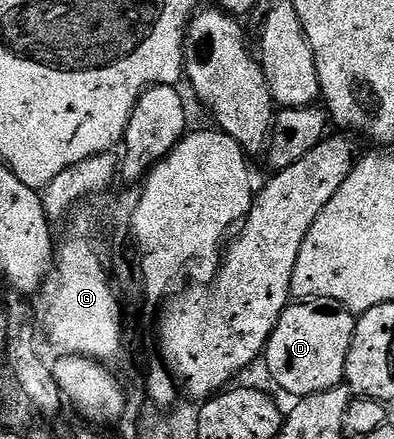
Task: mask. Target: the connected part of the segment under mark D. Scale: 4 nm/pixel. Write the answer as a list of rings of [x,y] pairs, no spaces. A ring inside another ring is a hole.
[[[330,299],[297,301],[286,307],[263,352],[269,375],[292,397],[323,393],[345,383],[347,353],[357,328],[354,312]]]

